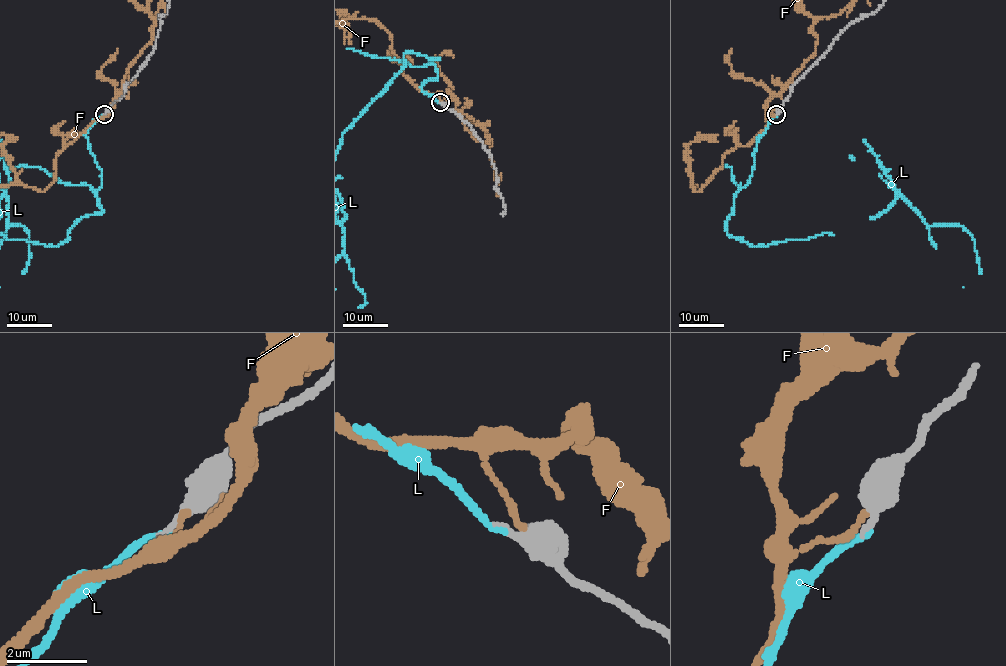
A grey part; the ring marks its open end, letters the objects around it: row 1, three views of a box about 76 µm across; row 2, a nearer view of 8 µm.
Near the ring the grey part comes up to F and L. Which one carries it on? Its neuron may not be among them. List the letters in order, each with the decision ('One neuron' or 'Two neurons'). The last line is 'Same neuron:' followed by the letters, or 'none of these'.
F: Two neurons
L: One neuron
Same neuron: L

